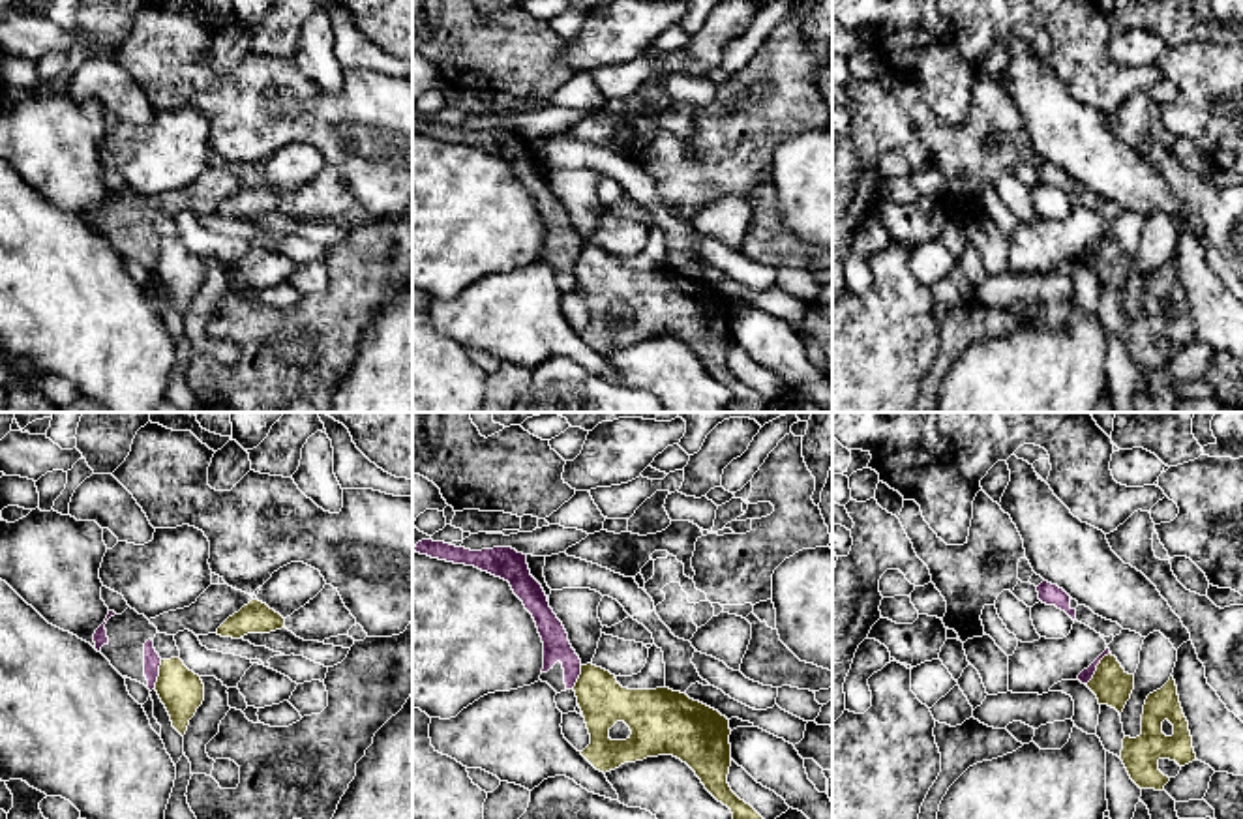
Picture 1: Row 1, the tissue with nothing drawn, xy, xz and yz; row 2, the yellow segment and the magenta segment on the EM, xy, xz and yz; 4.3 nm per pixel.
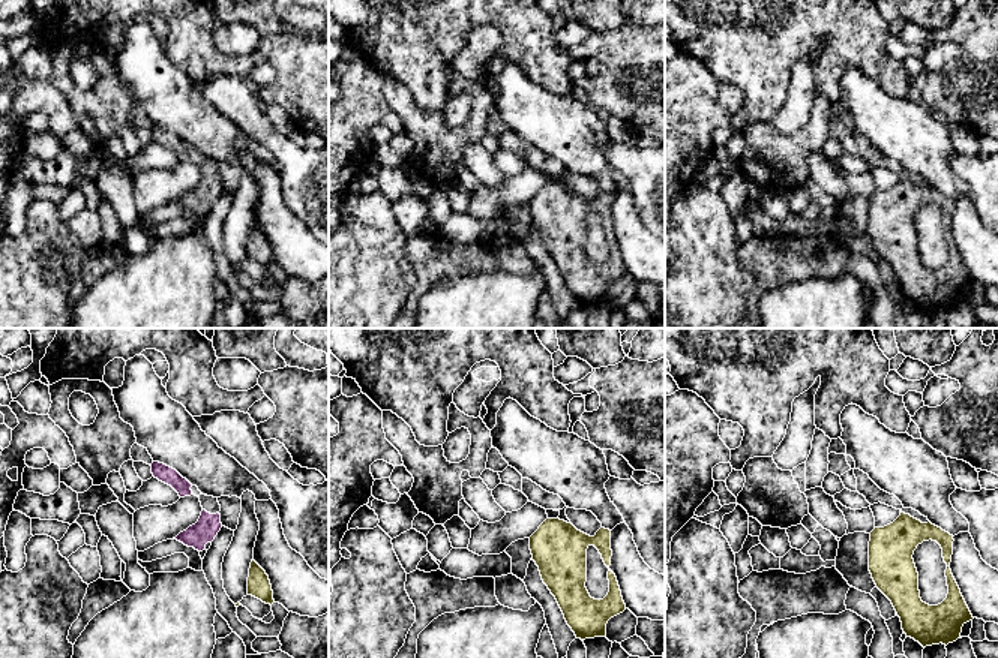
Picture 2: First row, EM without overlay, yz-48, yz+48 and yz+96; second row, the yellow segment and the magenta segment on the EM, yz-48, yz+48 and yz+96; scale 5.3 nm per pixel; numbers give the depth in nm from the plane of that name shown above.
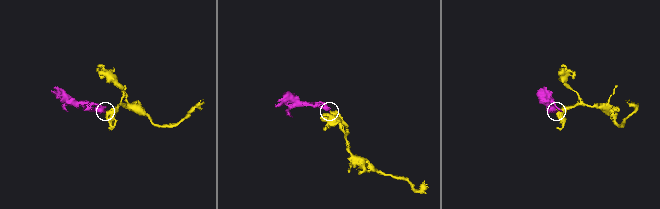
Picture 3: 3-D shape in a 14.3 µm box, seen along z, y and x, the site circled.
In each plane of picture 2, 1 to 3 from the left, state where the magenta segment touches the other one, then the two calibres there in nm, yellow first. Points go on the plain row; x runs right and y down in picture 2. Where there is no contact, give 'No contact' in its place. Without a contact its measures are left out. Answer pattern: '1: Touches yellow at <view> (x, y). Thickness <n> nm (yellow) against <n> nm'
1: No contact
2: No contact
3: No contact

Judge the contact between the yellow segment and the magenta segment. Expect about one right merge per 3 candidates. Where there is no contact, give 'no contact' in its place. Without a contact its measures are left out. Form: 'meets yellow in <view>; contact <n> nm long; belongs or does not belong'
meets yellow in yz; contact 180 nm long; does not belong

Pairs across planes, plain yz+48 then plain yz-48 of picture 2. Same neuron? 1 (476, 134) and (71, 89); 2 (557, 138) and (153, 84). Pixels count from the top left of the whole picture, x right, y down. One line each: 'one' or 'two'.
1: one
2: one

